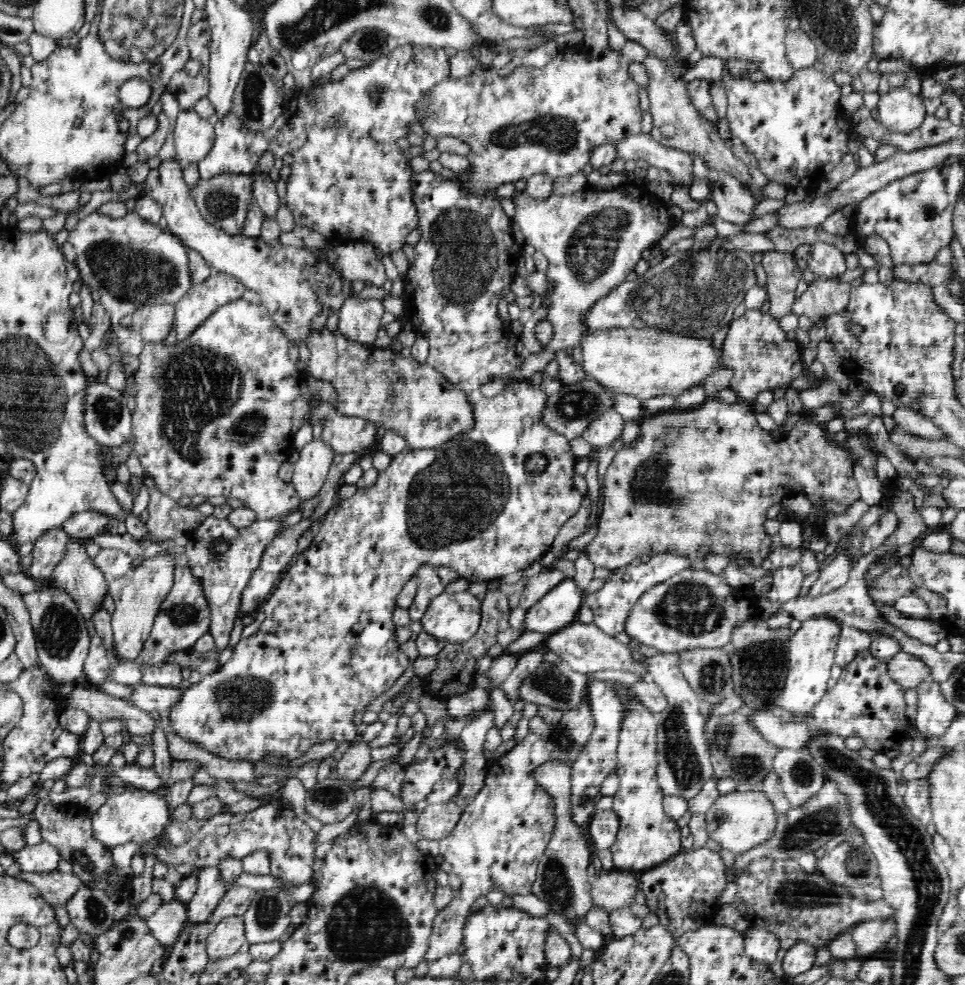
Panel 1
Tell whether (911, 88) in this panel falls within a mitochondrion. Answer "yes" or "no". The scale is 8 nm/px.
no

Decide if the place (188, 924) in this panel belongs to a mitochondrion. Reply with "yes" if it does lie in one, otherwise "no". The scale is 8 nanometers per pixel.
no

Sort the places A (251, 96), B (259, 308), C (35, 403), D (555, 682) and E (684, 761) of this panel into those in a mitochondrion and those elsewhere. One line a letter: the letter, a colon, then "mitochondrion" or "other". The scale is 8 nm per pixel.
A: mitochondrion
B: other
C: mitochondrion
D: mitochondrion
E: mitochondrion

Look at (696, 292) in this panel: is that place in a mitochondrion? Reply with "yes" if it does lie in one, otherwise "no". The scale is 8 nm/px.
yes

